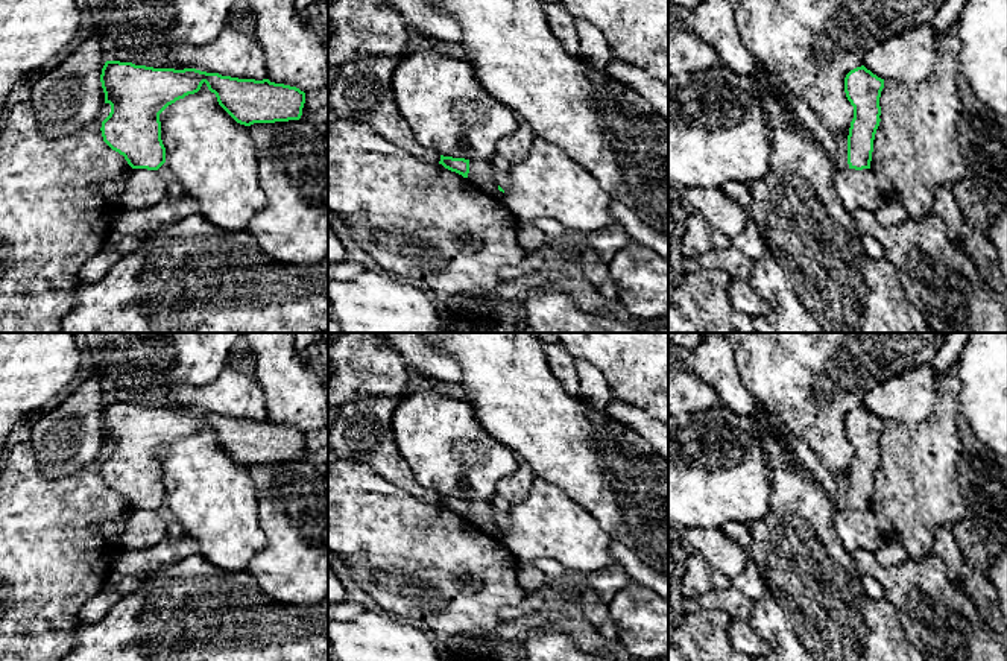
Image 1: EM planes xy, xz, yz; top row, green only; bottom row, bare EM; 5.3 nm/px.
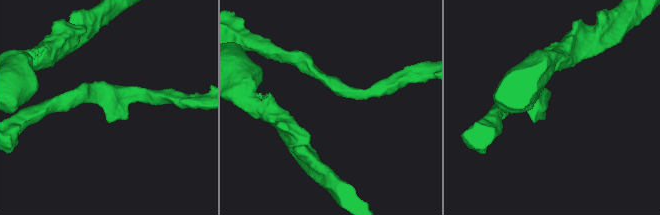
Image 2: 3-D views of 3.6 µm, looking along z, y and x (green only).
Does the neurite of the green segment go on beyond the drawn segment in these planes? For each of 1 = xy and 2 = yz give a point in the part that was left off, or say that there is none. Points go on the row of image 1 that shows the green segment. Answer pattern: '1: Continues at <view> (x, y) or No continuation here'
1: No continuation here
2: No continuation here

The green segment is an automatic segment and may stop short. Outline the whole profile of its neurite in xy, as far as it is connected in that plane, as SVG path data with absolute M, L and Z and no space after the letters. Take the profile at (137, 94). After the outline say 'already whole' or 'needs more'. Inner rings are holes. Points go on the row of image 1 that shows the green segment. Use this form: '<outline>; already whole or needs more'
M106 61L100 74L109 115L102 122L103 141L132 169L158 170L166 163L159 114L194 94L205 82L219 105L240 125L299 120L305 93L269 79L238 79L196 68L153 68Z; already whole

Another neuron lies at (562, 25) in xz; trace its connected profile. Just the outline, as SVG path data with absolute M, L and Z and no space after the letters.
M559 2L545 3L544 15L554 36L560 41L568 55L579 52L579 33L574 17Z

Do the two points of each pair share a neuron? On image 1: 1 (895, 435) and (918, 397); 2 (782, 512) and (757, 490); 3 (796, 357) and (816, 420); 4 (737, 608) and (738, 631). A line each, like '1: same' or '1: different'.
1: different
2: different
3: same
4: different

